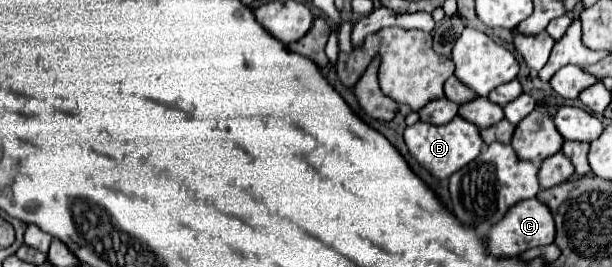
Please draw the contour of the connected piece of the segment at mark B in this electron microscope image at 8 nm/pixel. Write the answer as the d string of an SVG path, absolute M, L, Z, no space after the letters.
M459 115L451 123L439 125L439 127L419 121L411 127L407 127L403 137L405 137L405 145L411 153L411 157L415 157L417 163L421 167L425 167L431 175L435 175L437 179L447 179L455 171L459 171L461 167L471 163L481 153L481 147L483 147L483 139L479 135L479 129Z

